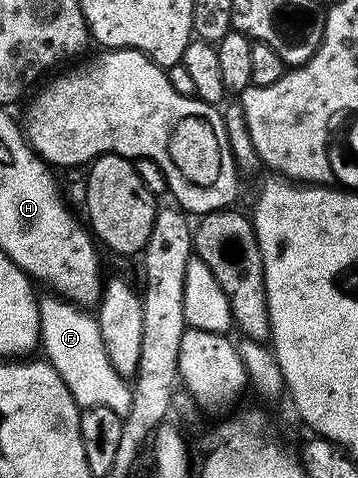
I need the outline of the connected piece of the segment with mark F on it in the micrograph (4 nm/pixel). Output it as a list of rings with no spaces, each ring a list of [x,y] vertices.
[[[59,295],[41,296],[40,307],[40,345],[46,360],[58,371],[62,383],[74,395],[81,410],[92,407],[110,407],[124,418],[130,411],[132,385],[110,363],[106,355],[106,343],[102,343],[102,331],[95,316],[81,306],[64,300]]]

